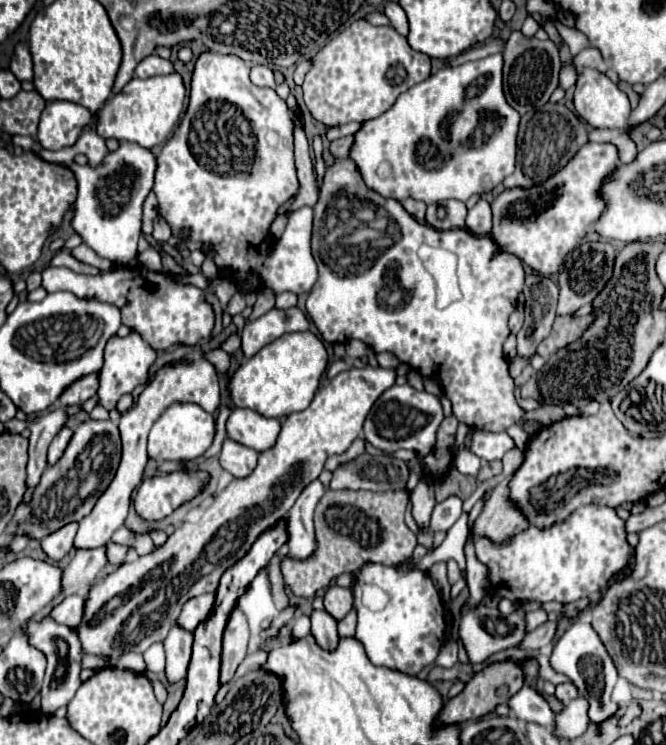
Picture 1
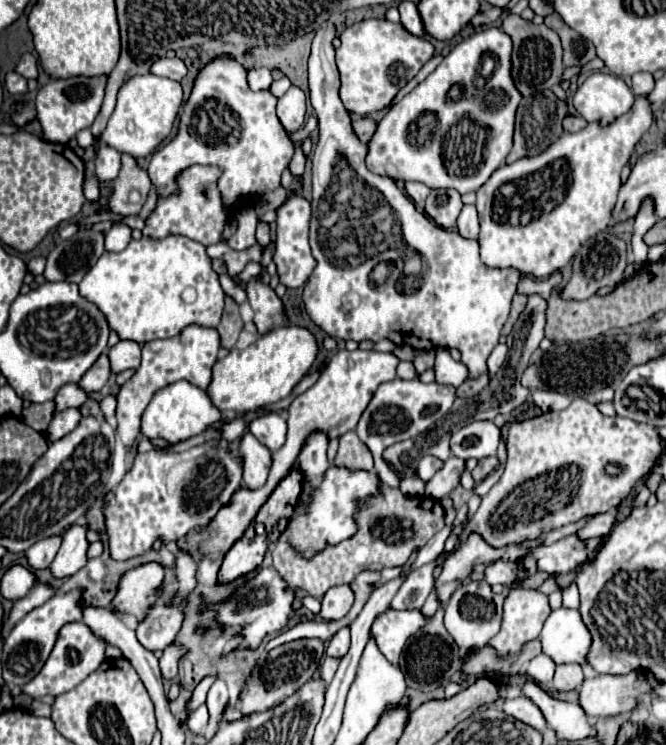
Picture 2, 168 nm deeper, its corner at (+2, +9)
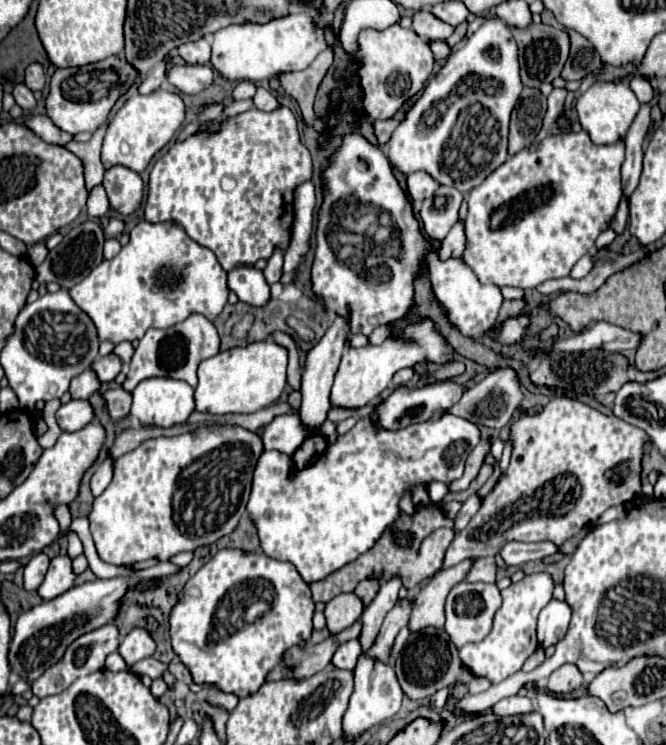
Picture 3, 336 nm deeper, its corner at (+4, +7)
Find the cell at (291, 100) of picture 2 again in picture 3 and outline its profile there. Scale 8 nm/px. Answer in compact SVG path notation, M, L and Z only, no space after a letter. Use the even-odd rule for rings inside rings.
M259 87L257 93L255 93L255 97L253 97L253 105L257 109L261 109L261 111L273 111L273 109L279 107L279 101L267 89Z

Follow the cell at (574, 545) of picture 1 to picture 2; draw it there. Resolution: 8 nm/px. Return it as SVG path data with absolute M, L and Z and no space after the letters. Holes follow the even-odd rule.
M577 533L565 535L559 541L545 545L543 537L527 539L517 543L517 547L529 549L527 557L533 557L537 561L537 569L545 571L549 577L557 577L563 573L573 573L577 567L587 563L591 559L591 553L587 549L587 541L581 539Z

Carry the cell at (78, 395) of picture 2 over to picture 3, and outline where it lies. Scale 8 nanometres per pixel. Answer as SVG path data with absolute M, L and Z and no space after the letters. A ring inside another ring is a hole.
M89 367L89 371L83 371L73 379L69 393L73 399L89 399L89 395L93 395L99 387L101 387L101 381L97 379L95 371Z

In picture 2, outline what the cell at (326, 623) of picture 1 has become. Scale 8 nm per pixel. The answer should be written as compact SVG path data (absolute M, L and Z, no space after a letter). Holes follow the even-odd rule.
M343 627L331 637L325 653L331 657L343 657L347 653L347 649L349 649L349 627Z

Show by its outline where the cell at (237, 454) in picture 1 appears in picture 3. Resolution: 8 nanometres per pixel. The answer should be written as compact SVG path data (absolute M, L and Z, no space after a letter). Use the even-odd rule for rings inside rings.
M439 411L425 423L413 423L397 431L377 427L373 417L359 419L353 429L327 447L321 459L305 469L295 469L289 455L263 451L247 503L261 549L273 559L291 561L305 583L325 579L373 547L401 517L399 499L411 493L415 485L459 479L465 459L479 439L481 433L475 423Z

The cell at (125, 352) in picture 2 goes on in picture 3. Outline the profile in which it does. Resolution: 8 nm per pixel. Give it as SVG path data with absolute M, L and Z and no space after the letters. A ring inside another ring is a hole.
M129 341L119 343L119 345L115 345L115 351L113 351L113 353L117 353L117 355L123 359L123 365L127 367L129 361L131 361L131 357L133 357L133 345L131 345Z

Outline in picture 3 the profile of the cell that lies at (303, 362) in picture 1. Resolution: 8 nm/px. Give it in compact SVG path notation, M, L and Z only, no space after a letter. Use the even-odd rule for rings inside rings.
M273 341L249 343L247 347L221 351L201 361L197 375L199 375L199 383L195 387L197 411L213 415L255 413L281 399L287 381L287 351Z

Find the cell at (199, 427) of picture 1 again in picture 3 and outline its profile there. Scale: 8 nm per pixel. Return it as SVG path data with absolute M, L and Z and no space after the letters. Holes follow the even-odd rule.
M143 379L131 391L131 397L131 415L139 419L141 425L171 427L185 423L185 419L195 411L193 387L179 379Z

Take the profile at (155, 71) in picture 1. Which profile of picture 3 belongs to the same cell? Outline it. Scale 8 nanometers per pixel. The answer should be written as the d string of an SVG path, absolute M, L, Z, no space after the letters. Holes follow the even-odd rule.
M173 65L169 67L167 81L179 91L195 95L213 83L213 71L207 65Z

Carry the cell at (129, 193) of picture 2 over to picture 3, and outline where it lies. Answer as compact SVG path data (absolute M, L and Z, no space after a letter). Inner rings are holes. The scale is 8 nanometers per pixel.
M110 217L104 233L107 237L117 238L125 231L125 224L119 224L117 217Z

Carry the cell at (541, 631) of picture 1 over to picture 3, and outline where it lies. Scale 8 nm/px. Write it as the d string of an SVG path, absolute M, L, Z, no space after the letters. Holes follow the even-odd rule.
M427 627L423 631L409 635L409 639L401 651L401 657L397 661L395 673L397 673L397 679L399 679L403 693L413 701L427 699L451 683L465 683L467 685L473 679L469 669L459 661L457 649L453 643L449 643L445 631L433 629L433 627Z

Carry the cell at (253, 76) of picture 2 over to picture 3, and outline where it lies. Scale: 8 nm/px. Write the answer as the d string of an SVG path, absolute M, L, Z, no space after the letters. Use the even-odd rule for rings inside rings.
M241 81L235 89L233 89L233 99L251 99L255 95L255 85L251 81Z

